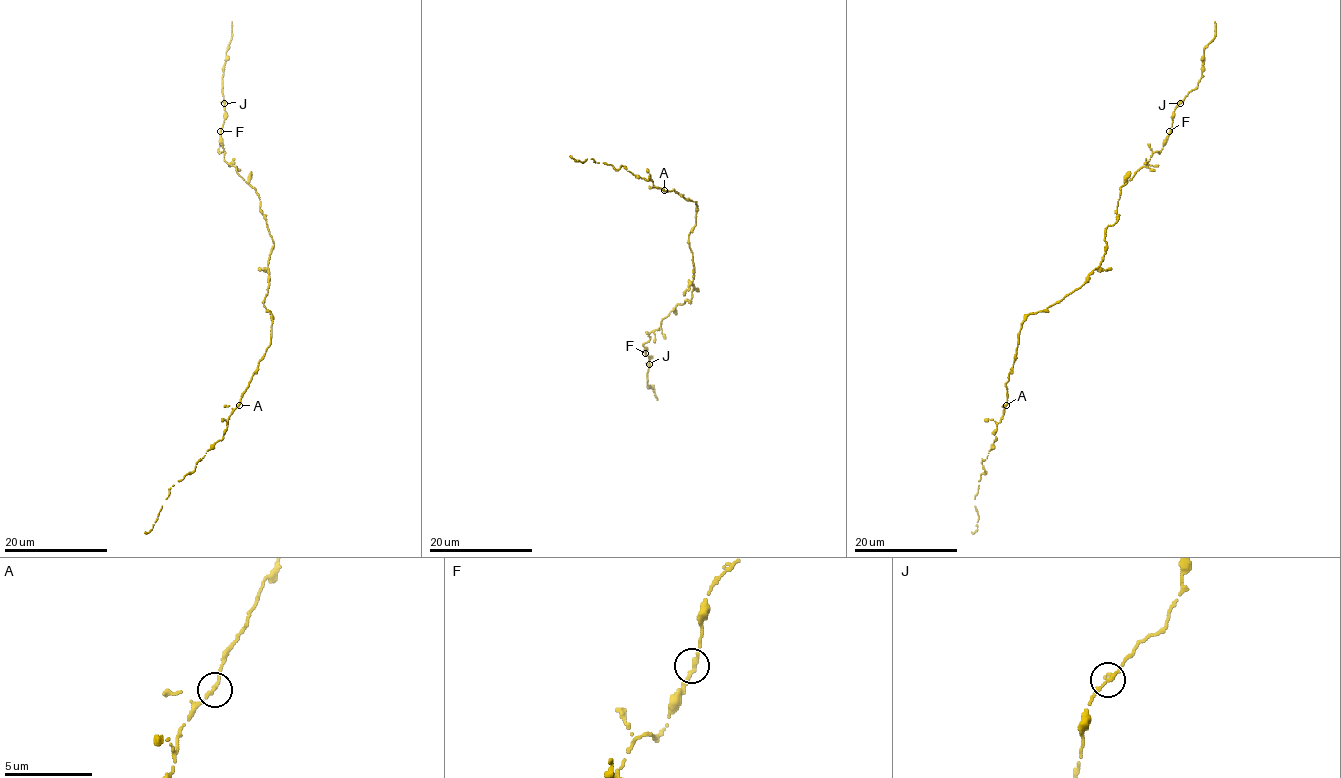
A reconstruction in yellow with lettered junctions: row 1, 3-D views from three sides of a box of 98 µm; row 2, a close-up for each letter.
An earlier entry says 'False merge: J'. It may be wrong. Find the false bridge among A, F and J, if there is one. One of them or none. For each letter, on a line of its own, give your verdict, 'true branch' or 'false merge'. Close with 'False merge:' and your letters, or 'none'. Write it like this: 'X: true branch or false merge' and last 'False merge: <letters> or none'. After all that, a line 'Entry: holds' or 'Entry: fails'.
A: true branch
F: true branch
J: true branch
False merge: none
Entry: fails

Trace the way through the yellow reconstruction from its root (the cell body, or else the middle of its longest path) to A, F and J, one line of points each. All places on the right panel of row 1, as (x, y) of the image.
A: (1072, 291), (1045, 310), (1030, 313), (1022, 322), (1016, 359), (1005, 383), (1007, 405)
F: (1072, 291), (1084, 284), (1102, 259), (1105, 231), (1116, 222), (1120, 188), (1154, 152), (1162, 149), (1169, 131)
J: (1072, 291), (1100, 264), (1105, 231), (1116, 222), (1120, 188), (1162, 149), (1180, 103)

